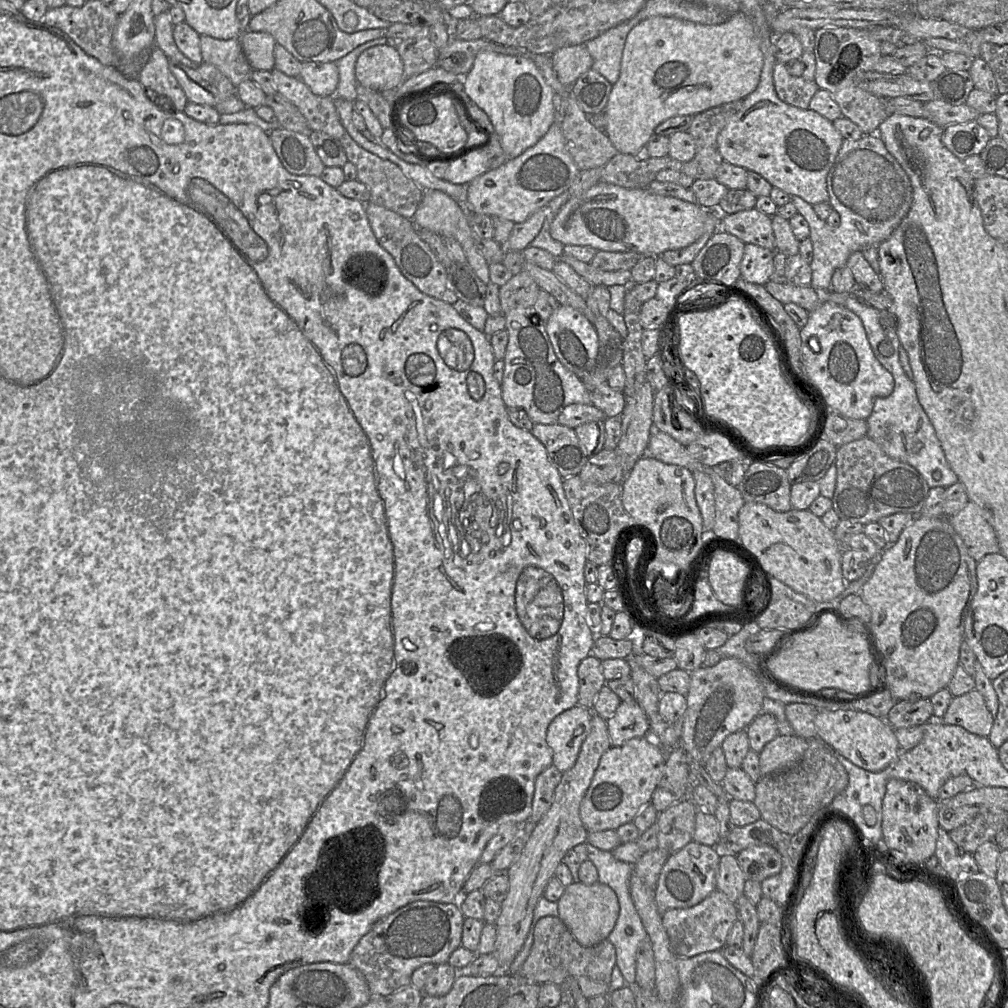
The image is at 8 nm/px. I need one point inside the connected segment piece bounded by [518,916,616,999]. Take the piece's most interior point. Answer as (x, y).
(555, 954)

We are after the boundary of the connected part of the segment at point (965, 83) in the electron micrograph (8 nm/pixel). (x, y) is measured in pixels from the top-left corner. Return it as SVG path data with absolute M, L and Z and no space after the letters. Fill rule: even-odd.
M946 69L936 80L930 82L934 100L941 100L953 106L967 101L974 83L969 71Z

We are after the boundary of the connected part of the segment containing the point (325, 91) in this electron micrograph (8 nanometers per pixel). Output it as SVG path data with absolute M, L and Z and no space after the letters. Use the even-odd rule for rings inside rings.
M302 62L299 78L315 95L334 97L339 71L335 62Z

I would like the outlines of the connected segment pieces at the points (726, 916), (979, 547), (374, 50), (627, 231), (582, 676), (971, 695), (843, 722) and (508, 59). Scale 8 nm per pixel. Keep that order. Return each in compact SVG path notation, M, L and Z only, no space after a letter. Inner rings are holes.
M715 889L698 904L669 909L661 917L673 952L677 957L689 958L708 951L722 950L732 925L738 919L738 911L736 904L725 893Z
M969 500L959 512L946 518L975 561L980 561L987 554L1000 552L994 528L974 502Z
M375 45L364 50L355 66L357 82L378 92L395 91L403 82L403 72L399 52L389 45Z
M599 182L579 197L569 199L555 215L550 234L563 245L591 246L597 251L636 252L643 257L658 257L667 250L685 248L704 234L720 231L720 213L705 209L697 203L662 196L645 189L627 189Z
M593 655L587 656L578 666L578 705L592 709L601 688L606 684L601 670L601 661Z
M973 689L954 696L943 717L943 722L958 725L979 736L988 737L994 722L982 694Z
M818 709L815 717L817 737L835 752L851 761L856 766L879 772L897 759L901 752L895 729L886 721L858 710Z
M482 51L477 54L471 70L461 80L470 99L489 117L508 161L534 146L555 121L555 92L545 81L531 55L506 55Z

